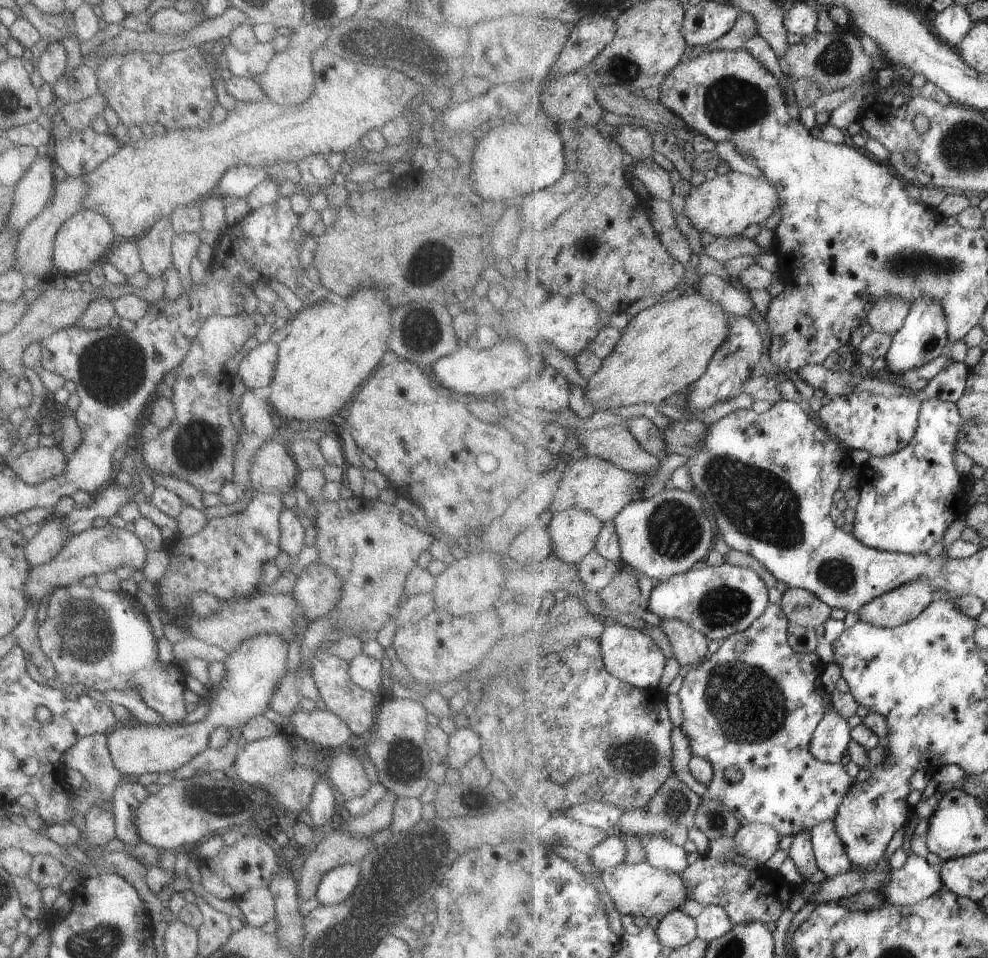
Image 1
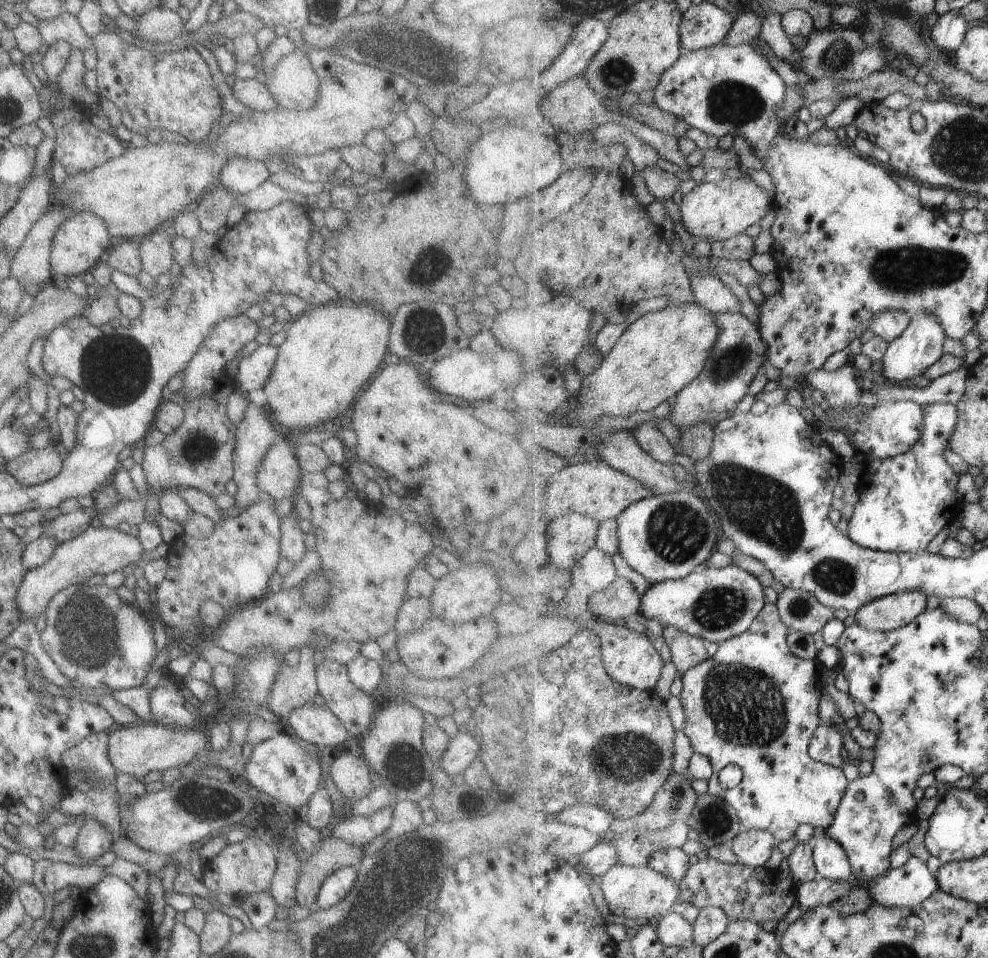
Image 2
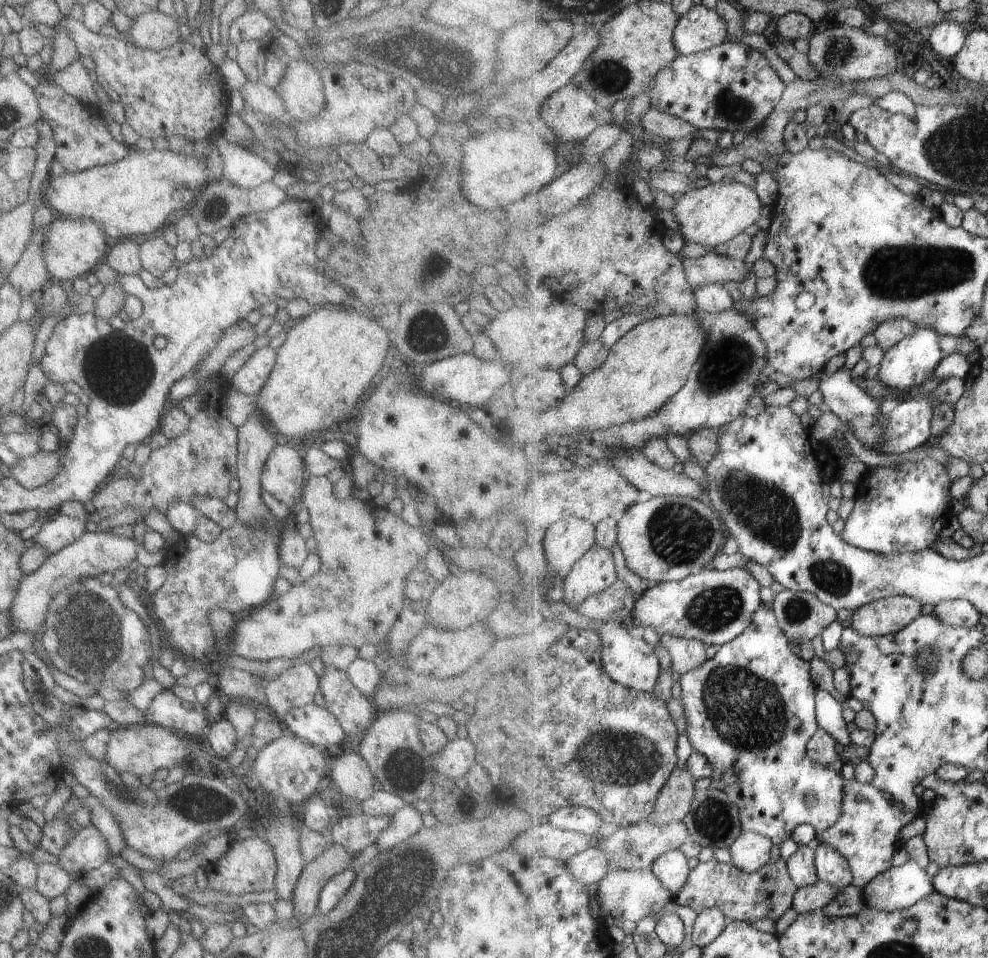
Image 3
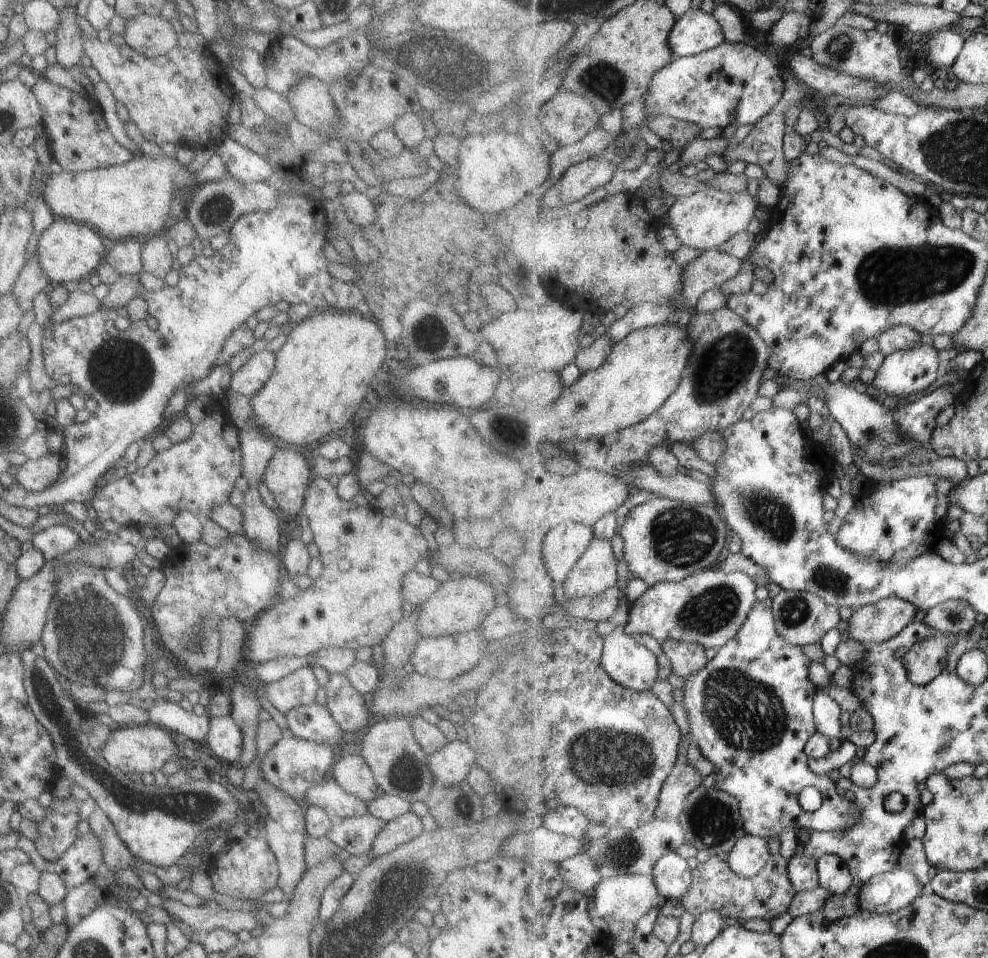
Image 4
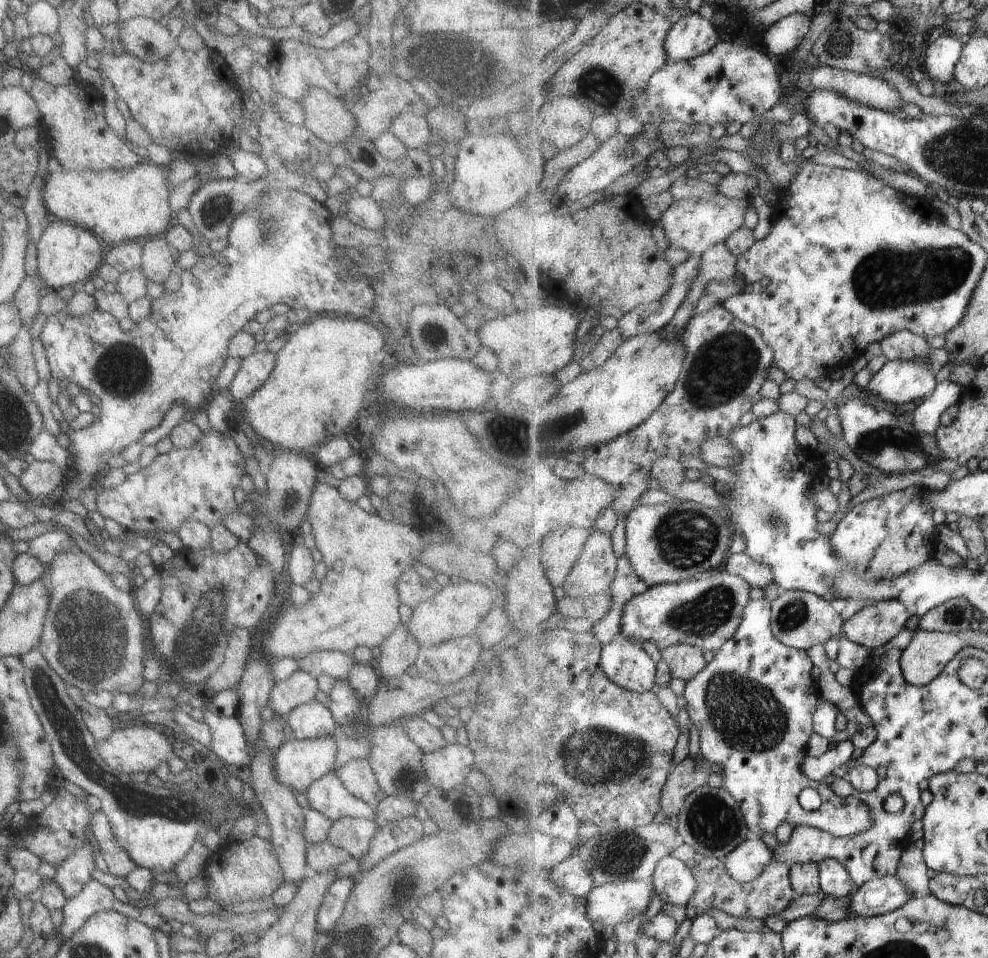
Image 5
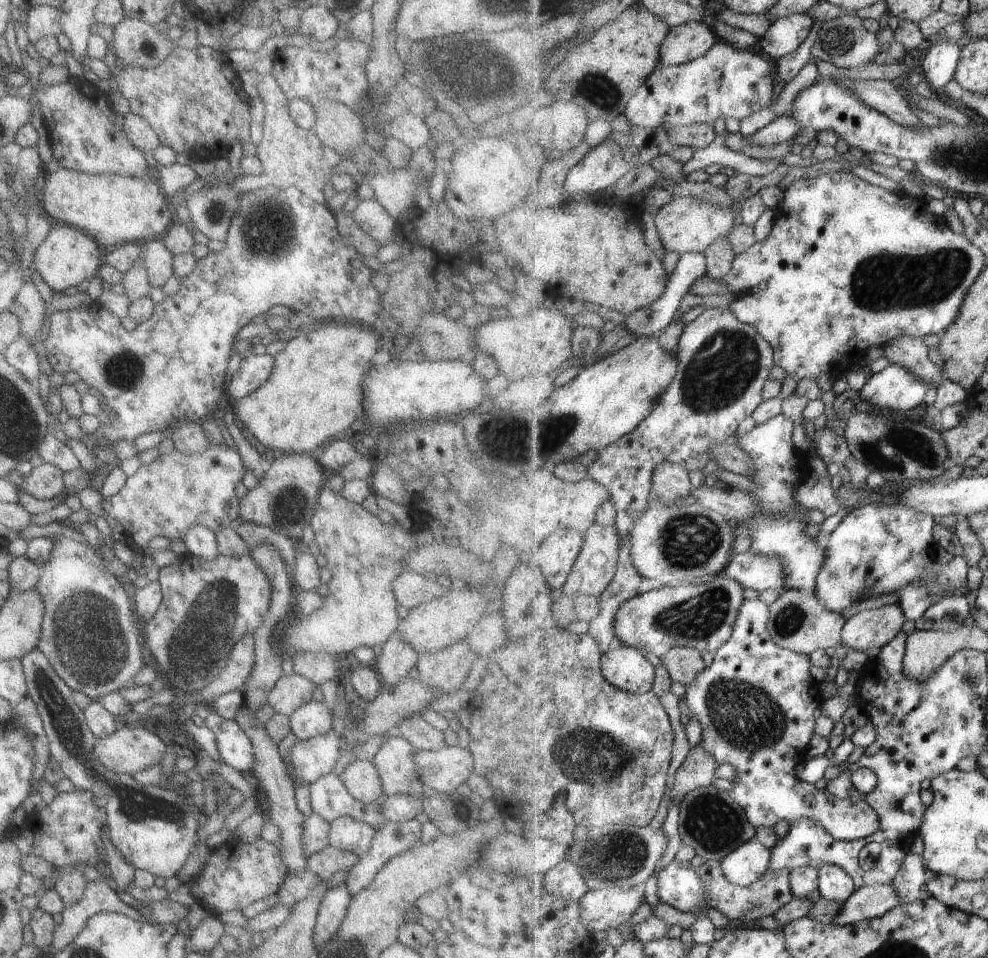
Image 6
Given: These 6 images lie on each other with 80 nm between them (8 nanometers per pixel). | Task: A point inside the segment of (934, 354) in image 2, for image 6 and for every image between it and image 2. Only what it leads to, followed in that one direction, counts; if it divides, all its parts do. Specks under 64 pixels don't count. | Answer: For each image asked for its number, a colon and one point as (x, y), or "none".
3: (913, 361)
4: (908, 372)
5: (899, 382)
6: (896, 388)

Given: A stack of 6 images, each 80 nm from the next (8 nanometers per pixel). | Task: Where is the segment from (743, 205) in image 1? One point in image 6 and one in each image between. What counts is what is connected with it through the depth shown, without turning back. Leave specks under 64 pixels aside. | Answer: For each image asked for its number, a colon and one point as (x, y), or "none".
2: (718, 212)
3: (711, 215)
4: (704, 220)
5: (695, 225)
6: (685, 225)

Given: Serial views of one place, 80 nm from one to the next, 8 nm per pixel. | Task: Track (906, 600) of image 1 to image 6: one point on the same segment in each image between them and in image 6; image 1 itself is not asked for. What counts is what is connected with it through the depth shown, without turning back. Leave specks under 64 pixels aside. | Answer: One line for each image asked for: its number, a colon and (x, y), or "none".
2: (894, 611)
3: (884, 617)
4: (878, 622)
5: (877, 623)
6: (875, 628)

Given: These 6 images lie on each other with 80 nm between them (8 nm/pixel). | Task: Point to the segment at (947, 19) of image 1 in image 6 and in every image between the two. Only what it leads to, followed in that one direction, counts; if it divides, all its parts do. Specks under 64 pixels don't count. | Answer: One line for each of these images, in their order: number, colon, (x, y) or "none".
2: (949, 32)
3: (946, 39)
4: (945, 46)
5: (943, 54)
6: (941, 62)

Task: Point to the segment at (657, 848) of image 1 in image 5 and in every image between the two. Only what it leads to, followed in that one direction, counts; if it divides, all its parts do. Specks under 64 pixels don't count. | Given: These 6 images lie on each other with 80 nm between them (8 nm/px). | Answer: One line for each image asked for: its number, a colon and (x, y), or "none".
2: (674, 862)
3: (673, 870)
4: (674, 877)
5: (675, 884)

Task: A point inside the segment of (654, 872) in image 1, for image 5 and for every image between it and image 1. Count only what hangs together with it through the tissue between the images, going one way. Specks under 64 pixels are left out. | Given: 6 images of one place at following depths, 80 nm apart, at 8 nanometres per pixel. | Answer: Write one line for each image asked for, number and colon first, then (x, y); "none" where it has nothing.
2: (633, 892)
3: (637, 894)
4: (632, 896)
5: (616, 903)

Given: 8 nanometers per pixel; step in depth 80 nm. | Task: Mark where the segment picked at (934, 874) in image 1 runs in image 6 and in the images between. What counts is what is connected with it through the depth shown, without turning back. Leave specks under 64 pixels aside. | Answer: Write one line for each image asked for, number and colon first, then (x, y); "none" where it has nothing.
2: (910, 885)
3: (900, 888)
4: (886, 893)
5: (877, 897)
6: (872, 901)

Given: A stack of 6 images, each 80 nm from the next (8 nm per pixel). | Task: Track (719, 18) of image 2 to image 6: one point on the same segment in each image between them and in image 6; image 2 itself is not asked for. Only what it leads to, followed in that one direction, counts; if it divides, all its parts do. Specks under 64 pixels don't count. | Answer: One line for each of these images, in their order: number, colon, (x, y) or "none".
3: (701, 28)
4: (695, 32)
5: (691, 36)
6: (685, 43)

